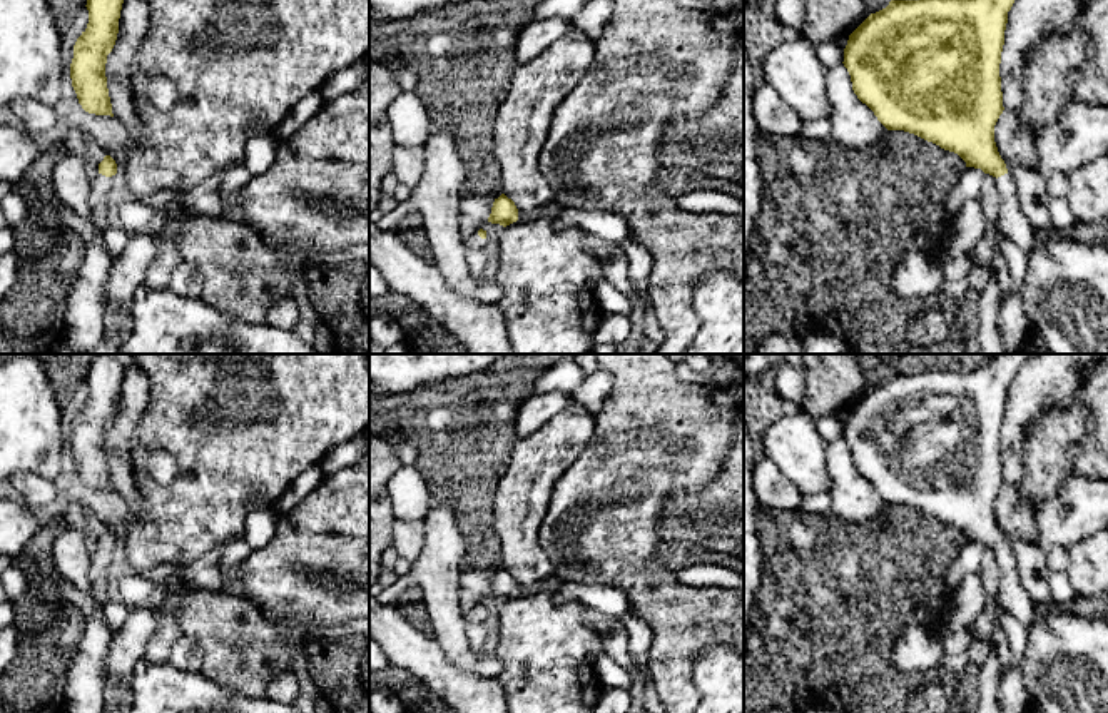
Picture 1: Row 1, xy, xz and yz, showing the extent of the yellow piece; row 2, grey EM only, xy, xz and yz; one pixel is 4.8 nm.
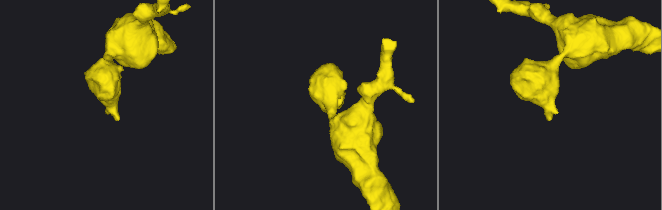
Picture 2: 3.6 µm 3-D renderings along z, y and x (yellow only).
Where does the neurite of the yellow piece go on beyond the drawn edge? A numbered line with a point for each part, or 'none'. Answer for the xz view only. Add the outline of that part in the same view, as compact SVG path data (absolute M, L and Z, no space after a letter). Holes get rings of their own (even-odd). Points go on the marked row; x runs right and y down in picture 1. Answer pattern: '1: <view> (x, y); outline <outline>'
1: xz (473, 241); outline M475 232L473 235L470 235L468 239L465 239L465 245L466 249L475 249L475 247L485 247L485 239L481 239L478 235L478 232Z

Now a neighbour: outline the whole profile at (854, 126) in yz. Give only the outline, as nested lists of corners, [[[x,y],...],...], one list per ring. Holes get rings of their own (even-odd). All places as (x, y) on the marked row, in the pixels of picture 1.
[[[844,63],[826,72],[826,85],[831,99],[829,122],[832,139],[846,149],[867,150],[889,132],[862,104],[852,90],[852,82]]]

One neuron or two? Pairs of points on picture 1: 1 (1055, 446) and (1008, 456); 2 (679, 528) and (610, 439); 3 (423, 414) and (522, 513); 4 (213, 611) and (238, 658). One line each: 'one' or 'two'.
1: two
2: two
3: two
4: one

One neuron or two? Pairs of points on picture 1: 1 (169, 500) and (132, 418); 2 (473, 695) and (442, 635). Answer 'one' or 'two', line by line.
1: two
2: two

